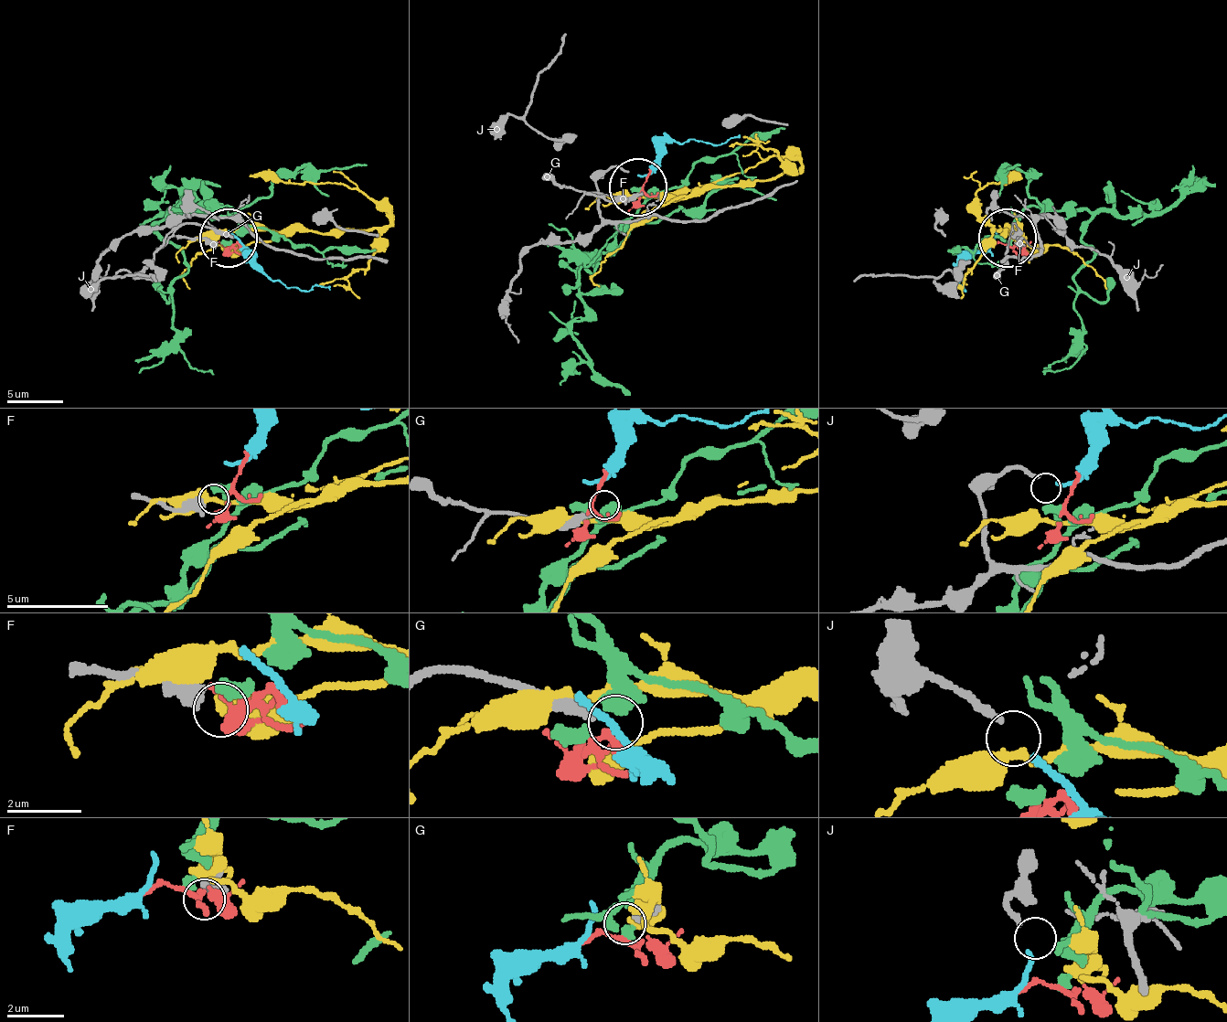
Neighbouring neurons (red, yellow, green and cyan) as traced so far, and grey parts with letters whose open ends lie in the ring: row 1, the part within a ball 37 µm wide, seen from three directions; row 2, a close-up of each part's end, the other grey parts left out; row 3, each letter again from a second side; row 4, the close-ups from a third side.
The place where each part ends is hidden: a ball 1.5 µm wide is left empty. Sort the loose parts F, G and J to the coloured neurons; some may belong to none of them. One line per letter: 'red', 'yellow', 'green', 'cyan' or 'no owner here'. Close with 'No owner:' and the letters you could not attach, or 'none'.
F: green
G: no owner here
J: cyan
No owner: G

